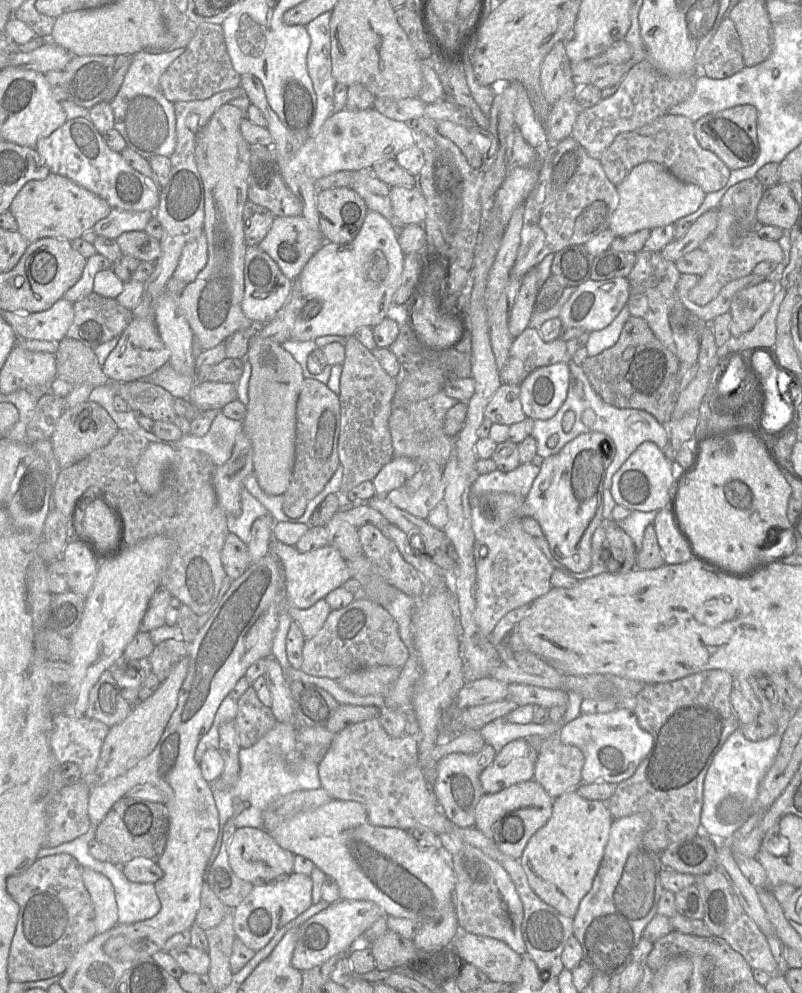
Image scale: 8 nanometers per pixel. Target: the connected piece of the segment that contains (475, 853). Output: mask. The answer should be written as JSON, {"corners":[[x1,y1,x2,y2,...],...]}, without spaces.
{"corners":[[466,844,452,856,455,872,453,905,460,929,505,942,515,952,527,952,522,935,523,903,507,871,480,849]]}

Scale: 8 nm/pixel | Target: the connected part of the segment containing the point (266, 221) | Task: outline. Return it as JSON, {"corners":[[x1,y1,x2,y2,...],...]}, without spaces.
{"corners":[[248,200,242,215,246,244,258,245,270,231,274,218,268,209]]}

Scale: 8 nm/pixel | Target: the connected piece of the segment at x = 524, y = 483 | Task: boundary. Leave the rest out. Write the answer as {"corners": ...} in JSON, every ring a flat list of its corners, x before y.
{"corners":[[528,463,509,472,495,470,488,474,479,474,471,485,470,493,472,496,510,493,525,498,539,473,540,467]]}

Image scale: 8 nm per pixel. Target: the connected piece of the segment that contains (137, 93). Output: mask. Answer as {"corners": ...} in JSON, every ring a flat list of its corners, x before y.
{"corners":[[183,48,164,53,140,51,133,55,132,63,125,74,121,88,110,102,114,114,114,128,123,137,126,146,149,160,154,156,170,157,176,146,176,115,174,103,163,95,159,80,167,68,184,52]]}

